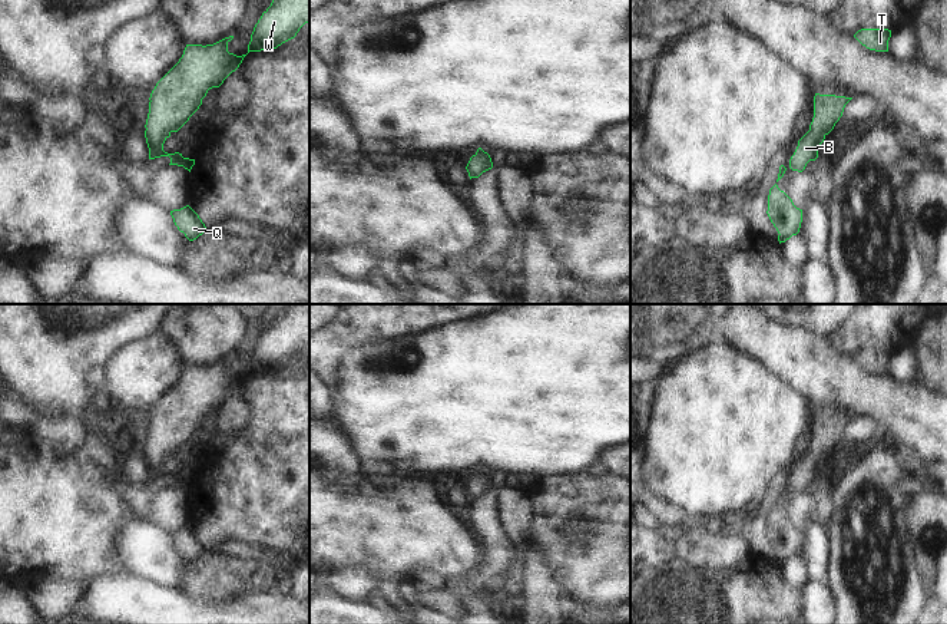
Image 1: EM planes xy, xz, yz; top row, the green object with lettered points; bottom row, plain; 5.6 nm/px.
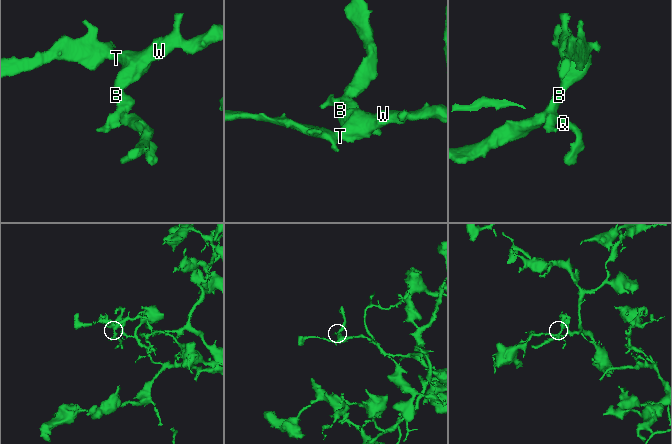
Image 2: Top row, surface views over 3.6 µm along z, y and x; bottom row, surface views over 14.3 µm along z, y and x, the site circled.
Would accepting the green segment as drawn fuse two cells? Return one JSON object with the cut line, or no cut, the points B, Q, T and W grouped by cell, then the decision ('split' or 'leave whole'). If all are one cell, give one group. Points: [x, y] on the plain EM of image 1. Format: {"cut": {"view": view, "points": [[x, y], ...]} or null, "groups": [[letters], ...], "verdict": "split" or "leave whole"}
{"cut": null, "groups": [["B", "Q", "T", "W"]], "verdict": "leave whole"}

